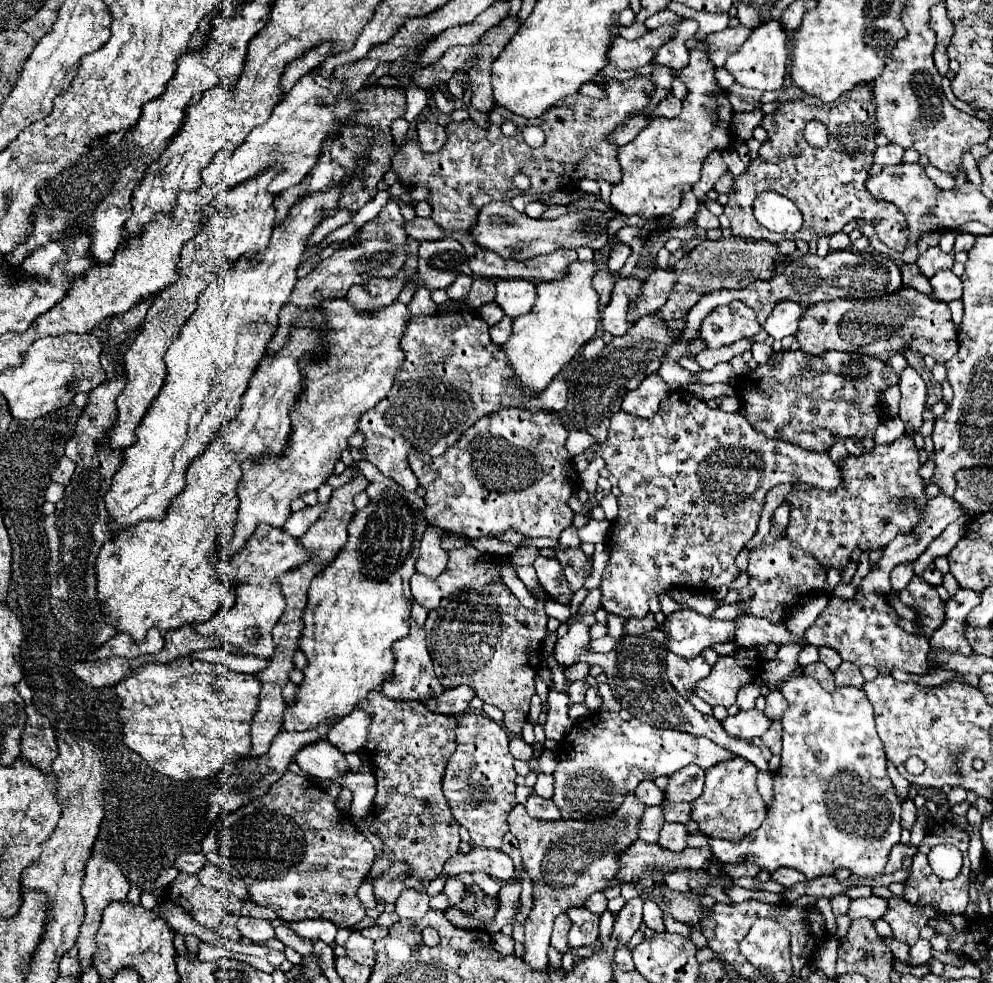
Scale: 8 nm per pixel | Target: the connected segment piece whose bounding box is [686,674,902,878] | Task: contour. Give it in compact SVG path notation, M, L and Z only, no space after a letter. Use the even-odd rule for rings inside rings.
M792 676L788 680L784 680L784 684L780 686L780 692L784 694L784 698L788 700L788 710L784 712L782 716L782 754L780 754L780 768L774 772L772 780L774 780L774 804L772 808L768 810L768 816L764 820L764 824L750 832L744 840L740 842L728 842L728 840L708 838L701 832L695 834L688 833L686 837L687 847L701 848L708 847L712 850L712 854L722 862L722 864L738 864L738 862L744 862L742 856L744 854L750 854L752 856L752 862L756 862L762 870L768 870L768 872L776 872L778 868L782 866L790 866L790 868L796 868L800 870L806 878L816 878L816 876L824 876L824 874L834 874L834 870L838 868L848 868L852 870L852 874L864 874L864 876L876 876L884 870L886 862L888 862L888 856L890 856L890 848L894 844L898 844L900 840L900 800L894 792L894 786L892 786L892 780L888 778L888 772L886 772L886 754L884 754L884 746L882 746L882 740L878 738L878 732L876 732L876 726L874 726L874 712L872 712L872 704L868 702L868 698L864 696L862 690L858 688L836 688L834 692L826 692L816 680L812 680L810 676Z

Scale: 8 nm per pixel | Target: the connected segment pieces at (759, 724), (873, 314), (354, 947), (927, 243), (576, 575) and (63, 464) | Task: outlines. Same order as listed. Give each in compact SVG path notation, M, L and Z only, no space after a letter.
M748 710L748 712L738 712L736 716L728 716L726 720L722 720L724 728L728 734L736 736L736 738L744 738L744 740L752 740L762 736L770 724L772 718L768 718L762 710Z
M902 288L900 292L868 300L832 300L812 304L800 318L796 340L800 342L800 350L814 356L822 356L826 350L864 352L884 362L890 358L890 352L902 352L902 348L912 348L924 356L930 354L942 364L958 352L956 326L952 324L948 304L932 300L912 288Z
M352 932L348 942L344 944L348 956L352 960L356 960L358 964L366 964L366 966L372 966L374 964L374 942L364 938L360 932Z
M938 231L923 234L917 242L917 249L919 253L924 253L931 245L938 245L939 239L940 232Z
M558 548L554 558L560 560L570 589L573 592L581 589L587 579L584 574L586 554L580 548Z
M62 456L60 462L58 462L58 466L56 466L56 470L52 472L52 480L58 482L58 484L68 484L70 476L74 474L74 468L76 468L76 464L70 458Z

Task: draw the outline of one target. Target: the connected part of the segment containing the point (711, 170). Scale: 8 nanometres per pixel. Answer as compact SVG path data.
M710 152L702 164L702 176L700 180L692 186L692 192L696 194L698 202L704 204L706 202L706 192L714 188L716 180L726 174L728 168L724 168L724 160L722 160L722 152Z

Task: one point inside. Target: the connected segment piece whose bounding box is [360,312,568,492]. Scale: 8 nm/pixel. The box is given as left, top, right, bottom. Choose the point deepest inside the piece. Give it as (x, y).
(452, 375)

